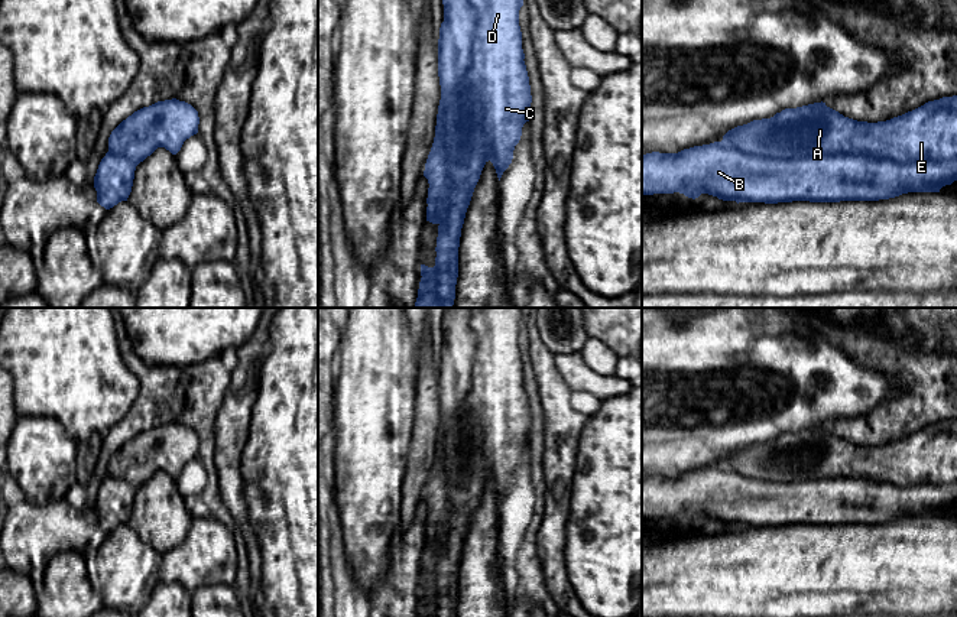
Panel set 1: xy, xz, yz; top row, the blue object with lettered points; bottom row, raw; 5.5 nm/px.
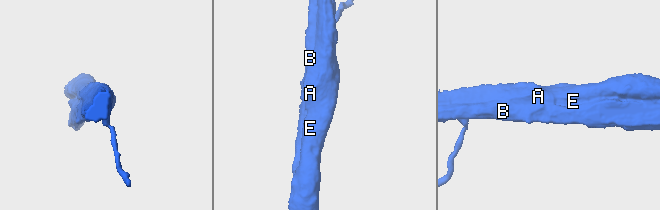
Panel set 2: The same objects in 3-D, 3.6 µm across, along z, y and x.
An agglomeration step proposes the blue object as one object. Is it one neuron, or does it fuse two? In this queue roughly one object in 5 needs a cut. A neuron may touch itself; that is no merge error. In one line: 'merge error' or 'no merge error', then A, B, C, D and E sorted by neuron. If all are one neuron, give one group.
merge error; A C D E / B

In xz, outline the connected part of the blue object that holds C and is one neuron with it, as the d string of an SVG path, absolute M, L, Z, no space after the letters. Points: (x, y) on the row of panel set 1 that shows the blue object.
M523 0L470 3L476 12L471 61L441 120L451 191L437 237L435 286L445 308L454 305L461 228L481 171L490 160L500 181L532 103L519 26Z

